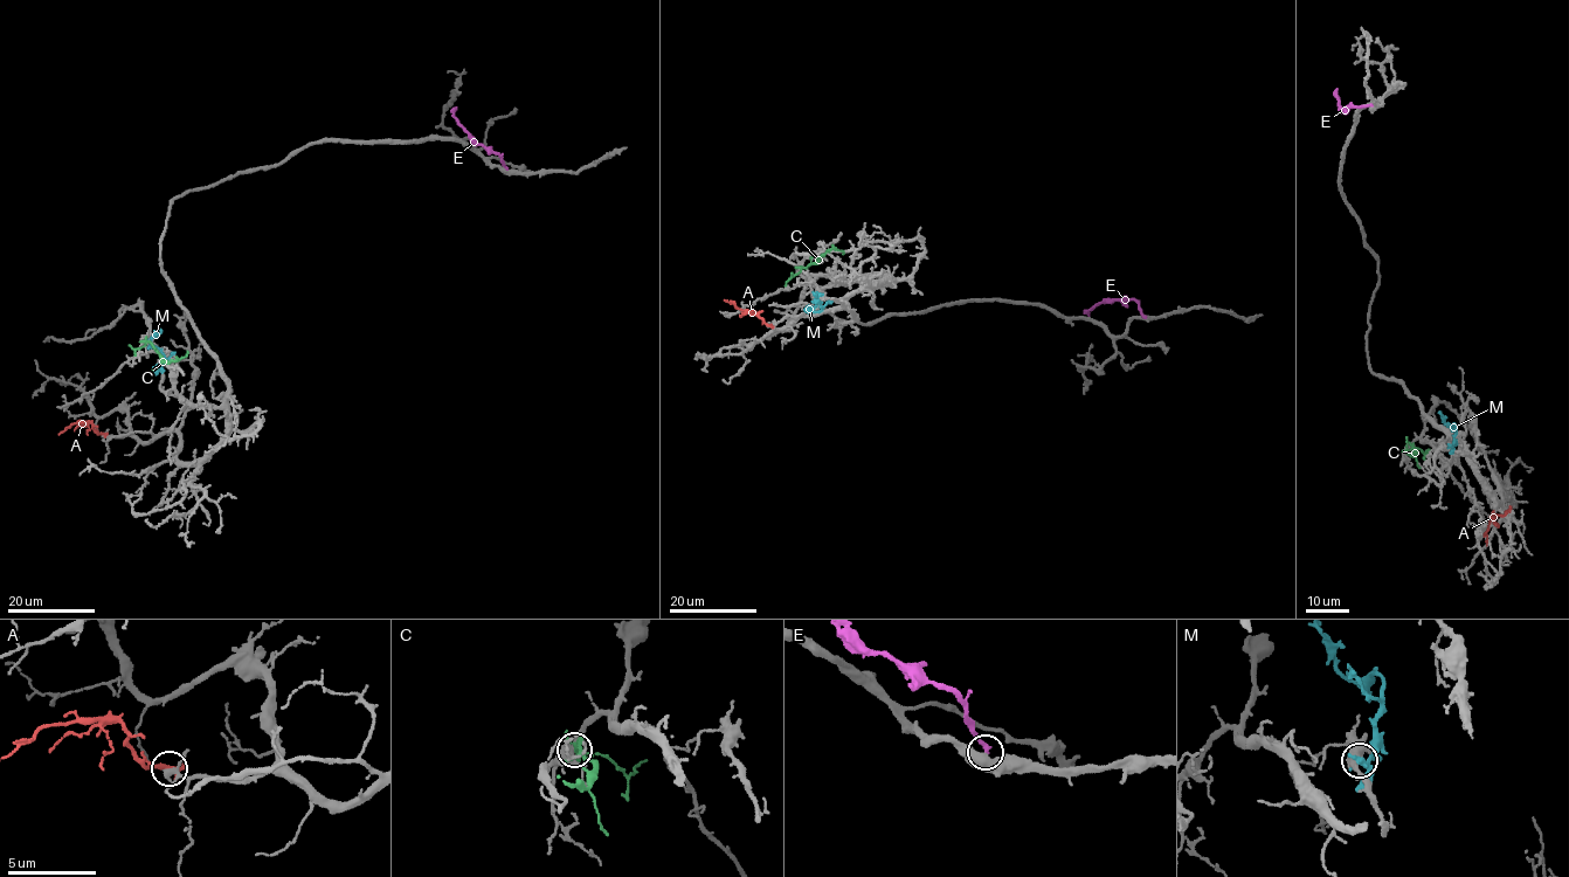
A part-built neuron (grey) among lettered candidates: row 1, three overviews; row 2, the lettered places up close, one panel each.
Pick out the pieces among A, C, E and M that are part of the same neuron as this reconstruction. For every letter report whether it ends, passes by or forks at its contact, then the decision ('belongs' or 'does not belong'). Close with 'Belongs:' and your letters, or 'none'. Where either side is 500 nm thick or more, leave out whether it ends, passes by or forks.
A: it ends | does not belong
C: it forks | does not belong
E: does not belong
M: it passes by | does not belong
Belongs: none

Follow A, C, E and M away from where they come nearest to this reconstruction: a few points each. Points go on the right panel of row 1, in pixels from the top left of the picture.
A: (1509, 510), (1502, 515), (1493, 513), (1486, 533), (1486, 545)
C: (1411, 447), (1416, 455), (1407, 451), (1407, 436)
E: (1371, 105), (1348, 106), (1345, 111), (1339, 106), (1338, 88)
M: (1450, 446), (1456, 427), (1447, 426), (1440, 412)

